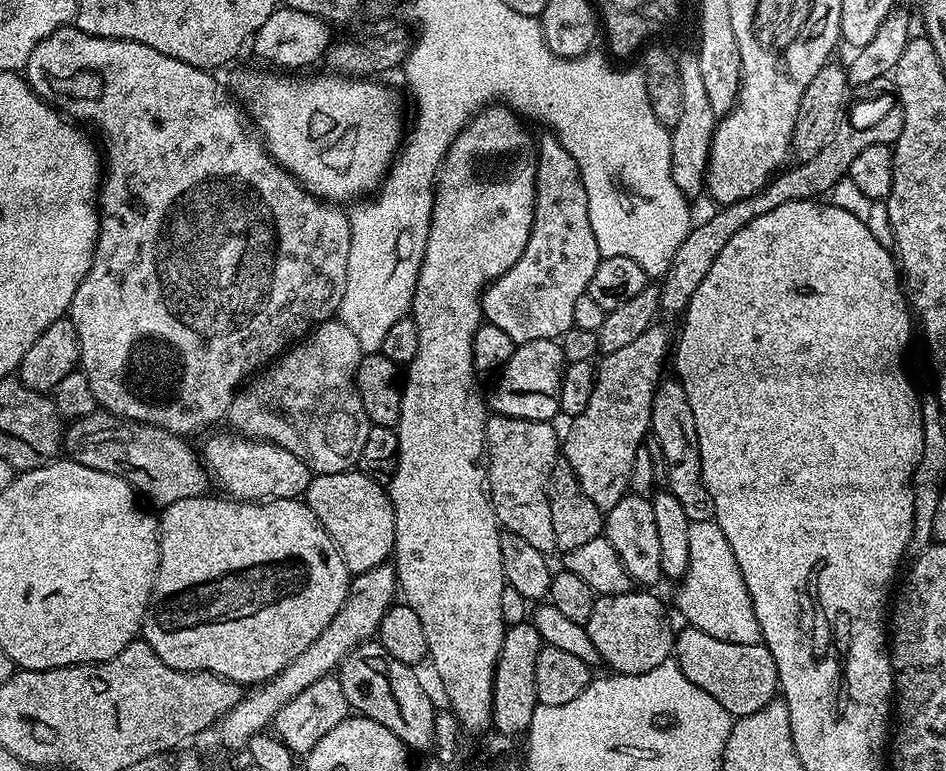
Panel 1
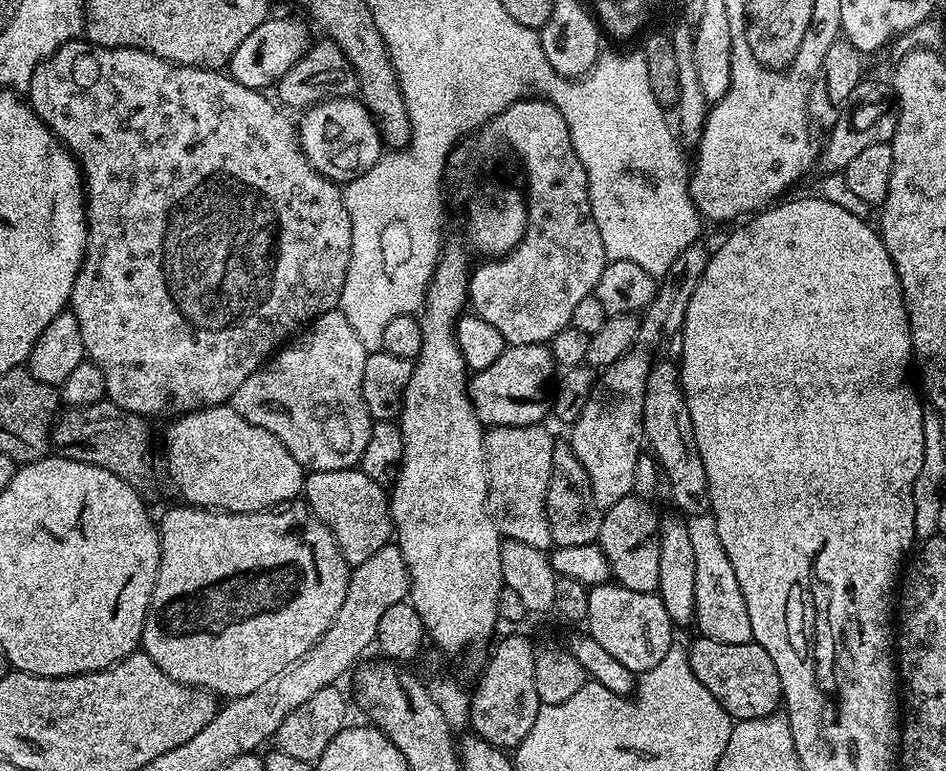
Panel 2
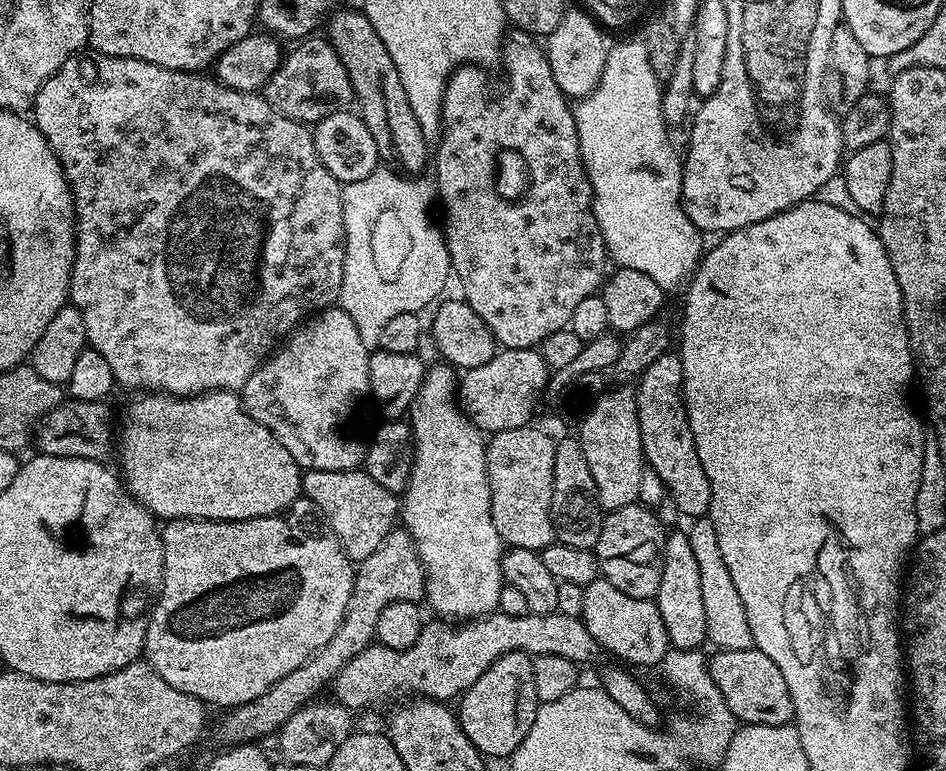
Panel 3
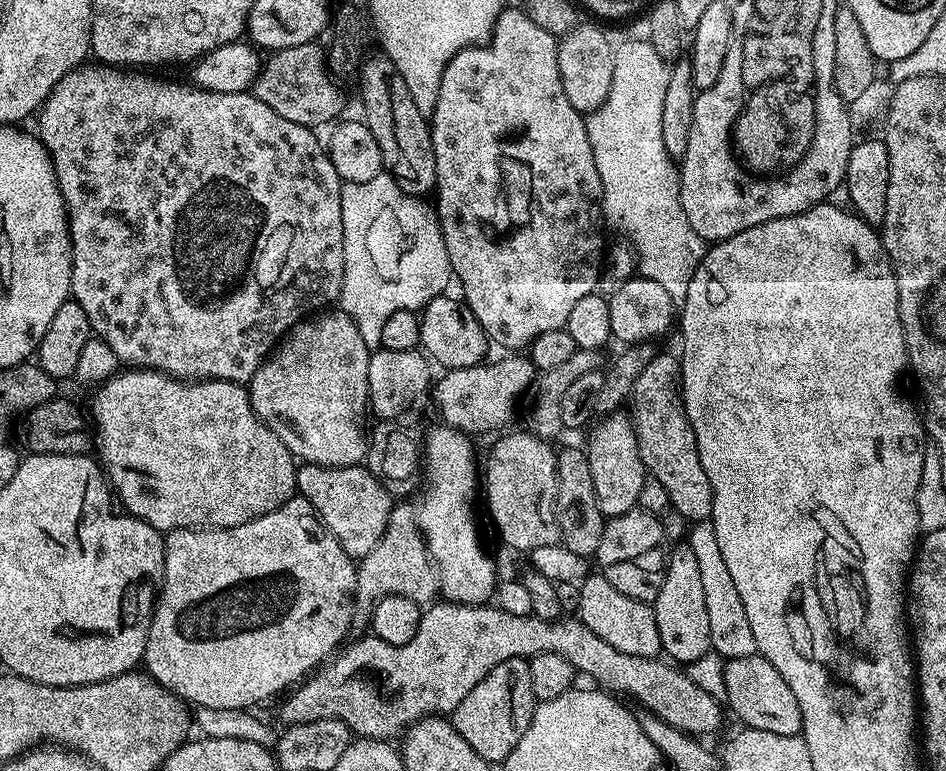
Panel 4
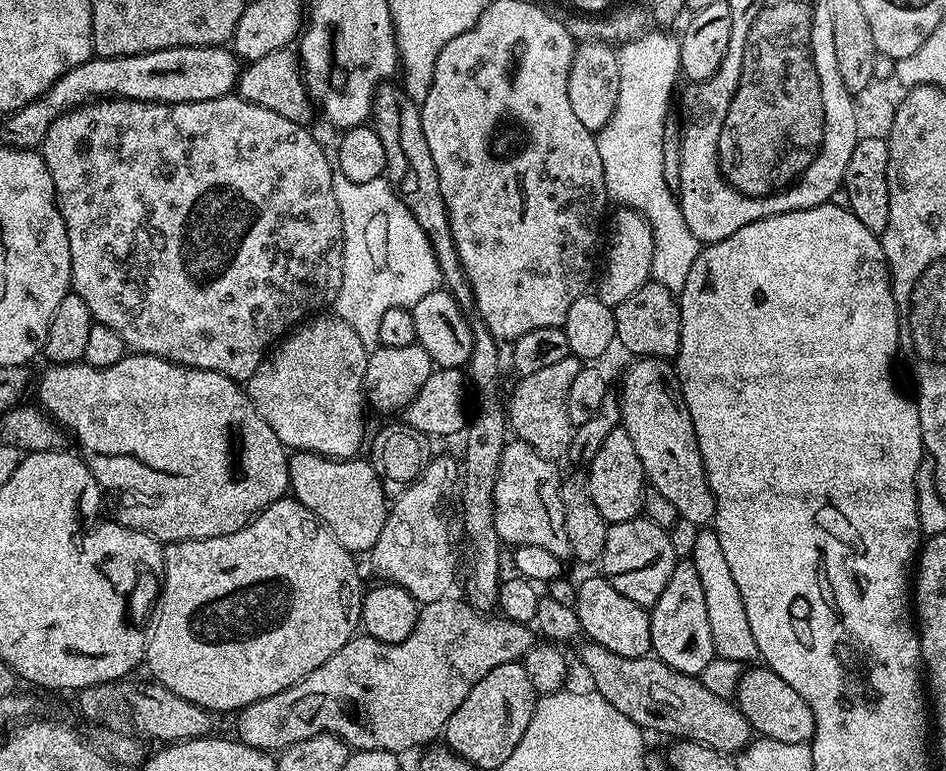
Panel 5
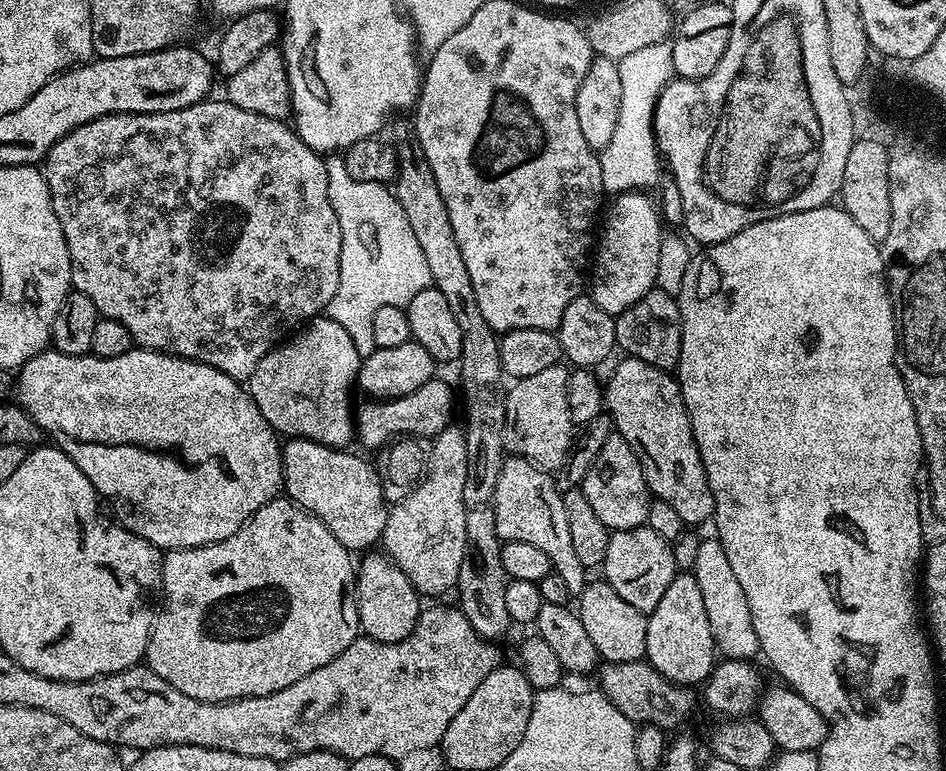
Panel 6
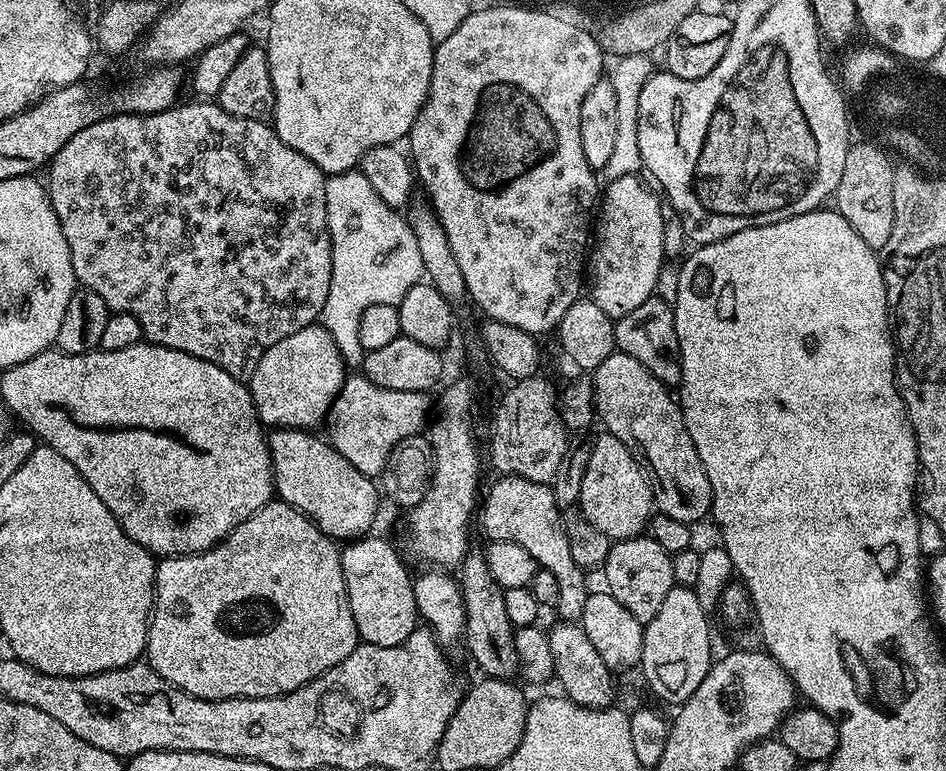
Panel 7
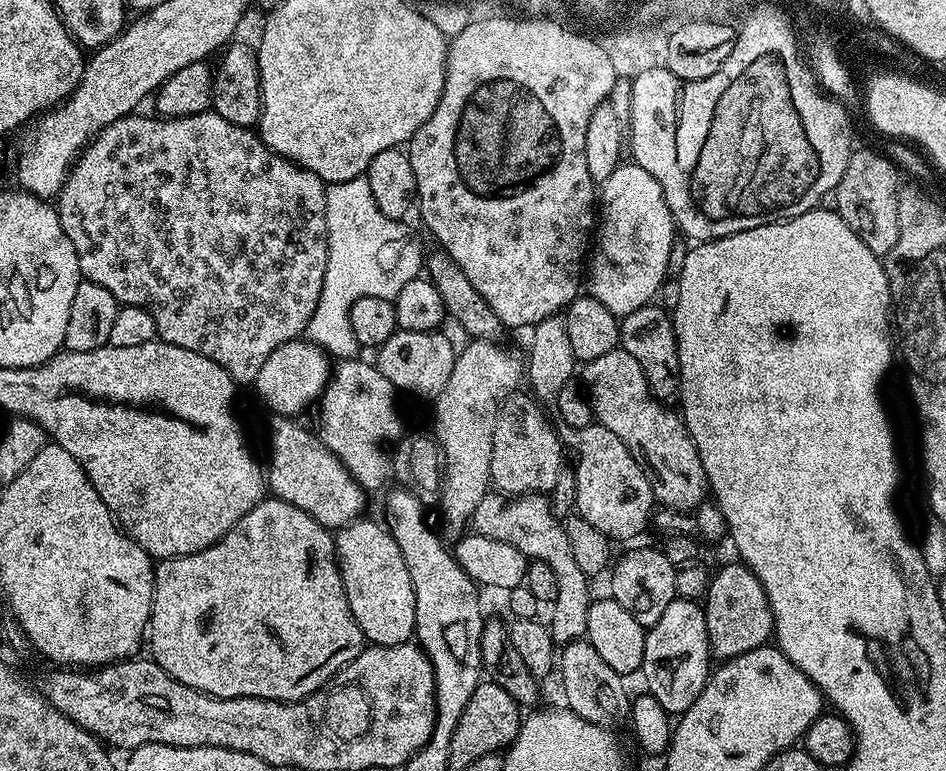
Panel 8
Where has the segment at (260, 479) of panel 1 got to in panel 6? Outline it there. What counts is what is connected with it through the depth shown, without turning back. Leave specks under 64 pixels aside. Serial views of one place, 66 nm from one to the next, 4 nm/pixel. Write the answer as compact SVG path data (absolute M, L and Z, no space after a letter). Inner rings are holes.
M133 346L126 354L118 354L118 358L102 358L91 354L71 356L55 350L45 350L20 365L14 376L14 396L20 407L26 410L26 414L34 418L41 433L45 437L52 436L51 443L62 449L76 463L78 470L82 470L82 474L90 478L97 493L105 501L108 499L112 503L117 516L115 519L120 527L150 542L155 548L201 548L207 544L222 542L230 538L230 534L237 532L262 506L281 495L284 482L280 457L282 444L277 433L272 431L266 418L262 418L245 385L214 366L206 366L197 360L185 360L183 356L170 356L166 352L154 352L150 348L139 346Z

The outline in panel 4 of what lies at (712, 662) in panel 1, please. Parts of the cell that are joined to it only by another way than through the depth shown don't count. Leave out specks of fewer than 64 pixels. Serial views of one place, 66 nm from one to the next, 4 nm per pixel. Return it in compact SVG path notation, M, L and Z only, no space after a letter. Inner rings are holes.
M757 654L754 656L747 656L746 658L738 658L737 660L730 660L730 661L727 661L727 663L725 663L723 699L726 701L726 704L727 704L727 700L728 700L729 705L727 704L727 707L730 709L730 712L731 712L730 707L732 707L733 714L736 715L737 718L741 720L739 723L741 725L743 725L743 727L745 727L745 728L753 728L754 730L770 730L770 734L786 734L787 736L799 736L799 735L801 735L801 732L802 732L802 710L798 710L798 698L794 698L794 690L790 690L790 686L786 686L786 678L782 678L782 674L778 674L778 670L774 670L774 666L772 665L772 663L770 661L768 661L768 659L766 659L765 656L761 656L761 655Z

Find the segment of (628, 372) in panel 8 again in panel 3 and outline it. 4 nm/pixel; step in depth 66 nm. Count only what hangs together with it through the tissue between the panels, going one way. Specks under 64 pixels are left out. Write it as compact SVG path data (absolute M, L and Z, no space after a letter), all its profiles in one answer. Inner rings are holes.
M666 354L658 358L658 362L654 362L646 371L641 372L634 388L638 430L642 430L642 450L647 467L652 468L654 474L658 474L658 478L662 478L665 493L674 498L681 517L704 518L707 517L710 506L710 482L706 478L706 470L702 470L702 462L698 462L698 450L694 446L694 434L690 430L690 418L684 405L683 386L682 362L679 355Z

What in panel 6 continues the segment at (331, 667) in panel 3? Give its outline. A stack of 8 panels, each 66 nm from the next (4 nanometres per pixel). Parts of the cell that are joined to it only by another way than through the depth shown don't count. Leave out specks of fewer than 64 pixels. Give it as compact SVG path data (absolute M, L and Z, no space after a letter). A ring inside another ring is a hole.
M449 426L443 428L439 434L431 441L430 451L428 453L428 471L425 472L420 485L409 494L406 498L402 498L397 504L391 505L386 518L386 526L382 537L382 552L387 556L393 564L398 565L402 570L402 574L406 574L410 578L410 582L416 585L417 592L421 597L440 596L443 592L452 592L458 582L458 570L462 570L462 558L466 554L466 506L462 506L462 494L466 491L466 438L464 437L464 429L460 426Z

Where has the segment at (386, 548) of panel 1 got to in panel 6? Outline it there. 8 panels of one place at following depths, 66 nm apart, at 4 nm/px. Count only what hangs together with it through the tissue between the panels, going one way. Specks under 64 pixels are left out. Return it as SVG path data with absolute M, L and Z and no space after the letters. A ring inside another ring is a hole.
M288 438L283 441L282 488L287 499L318 519L353 553L360 554L371 544L381 543L389 505L384 499L380 473L352 450L331 448L313 440Z

